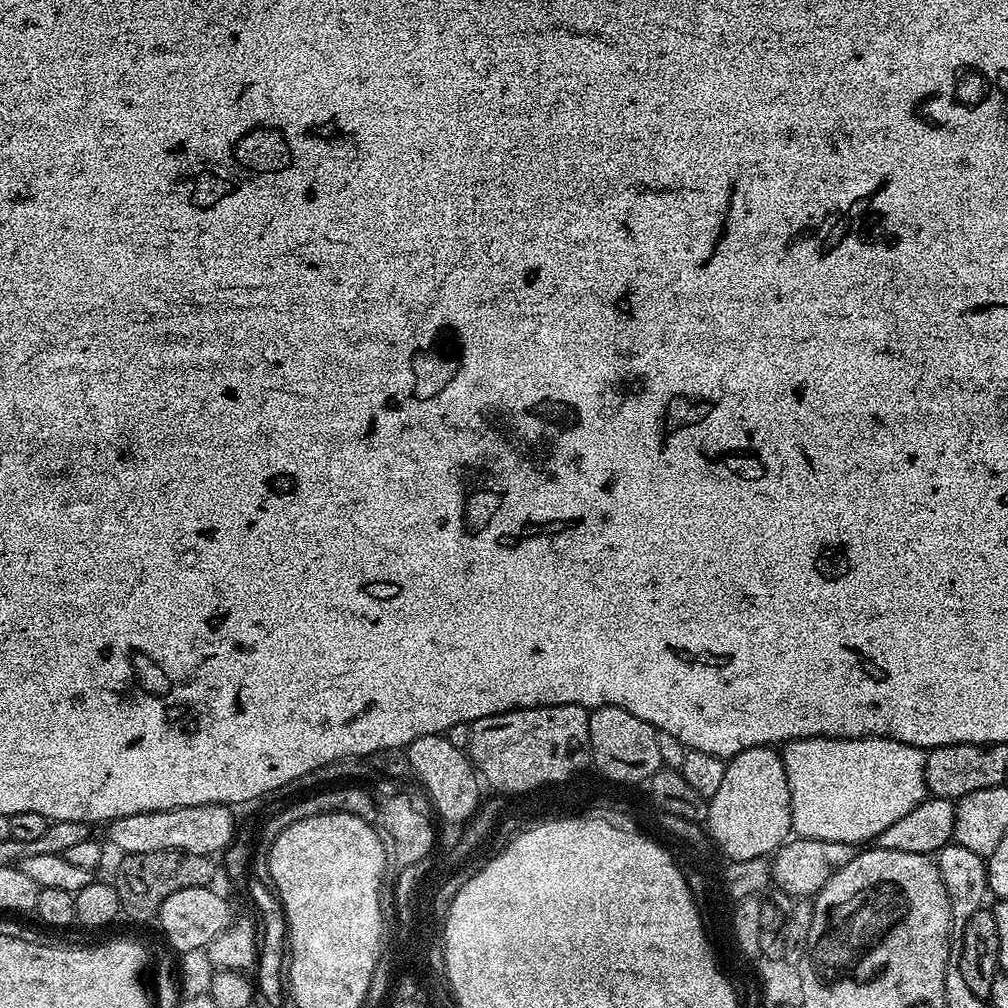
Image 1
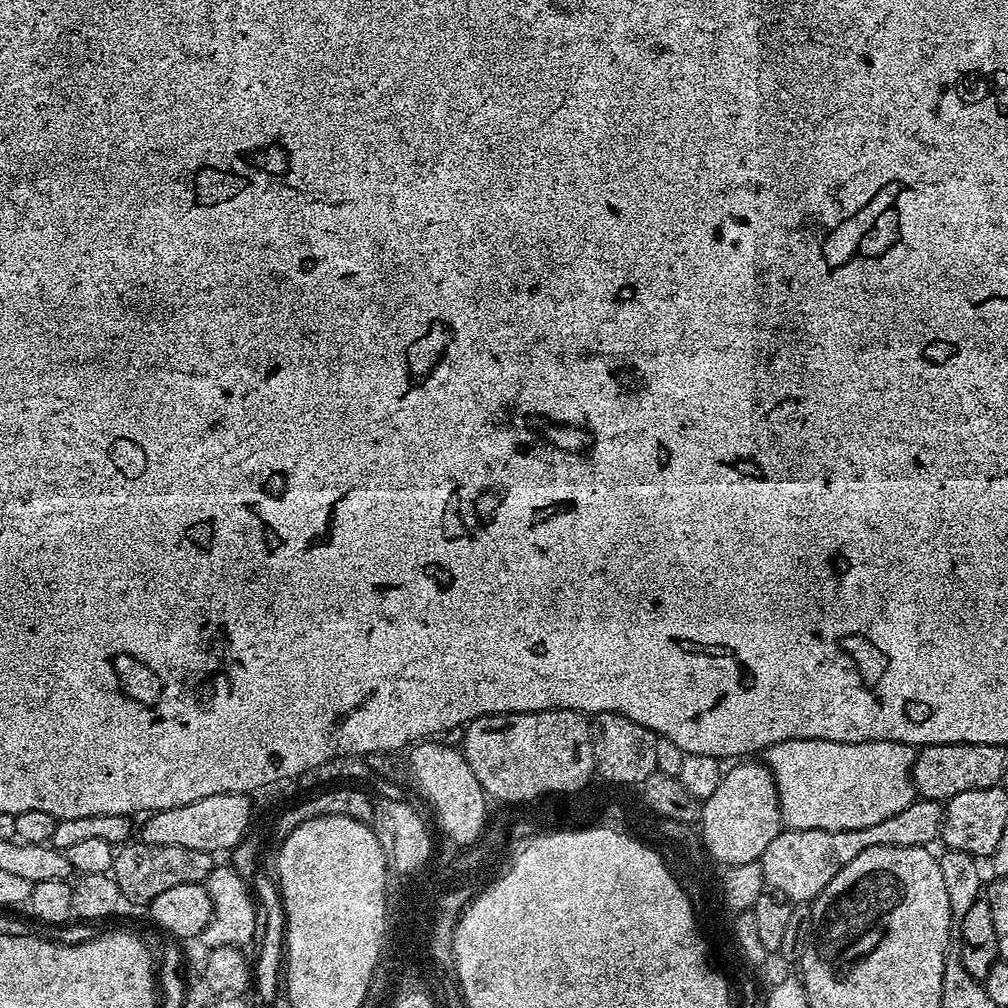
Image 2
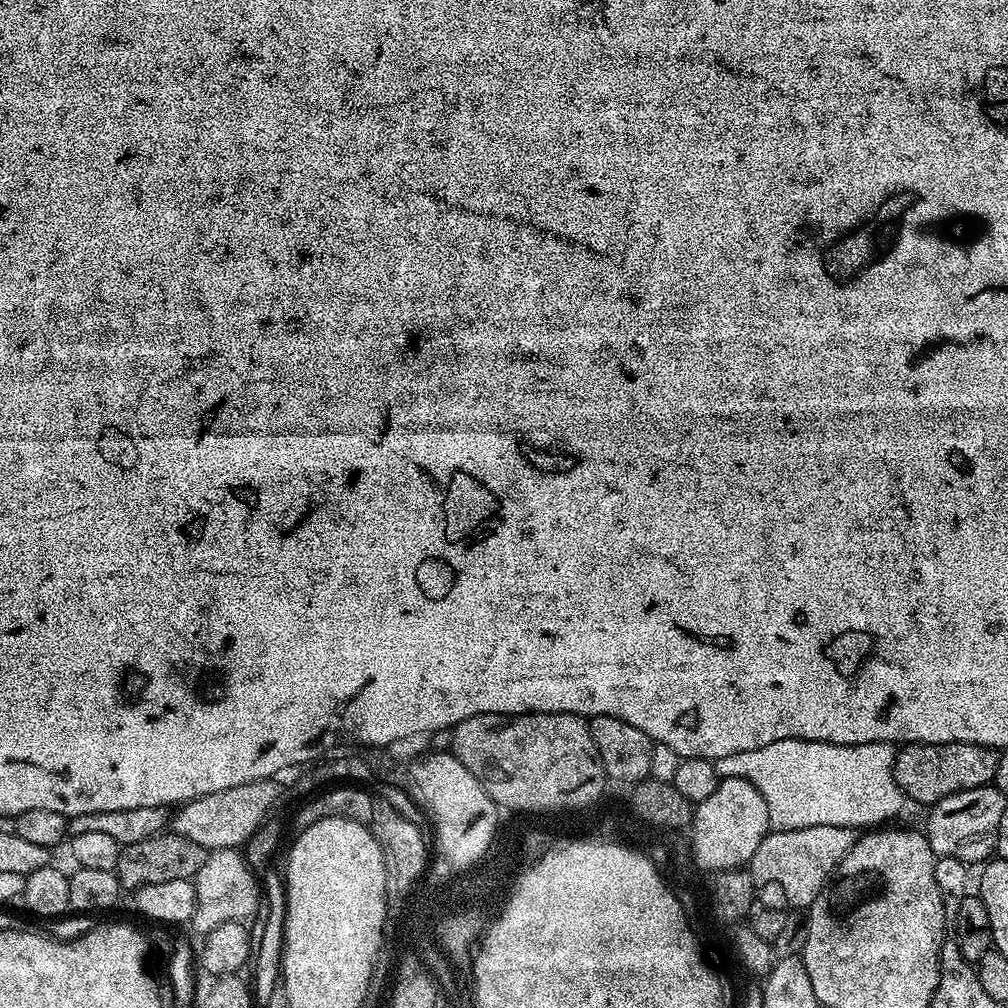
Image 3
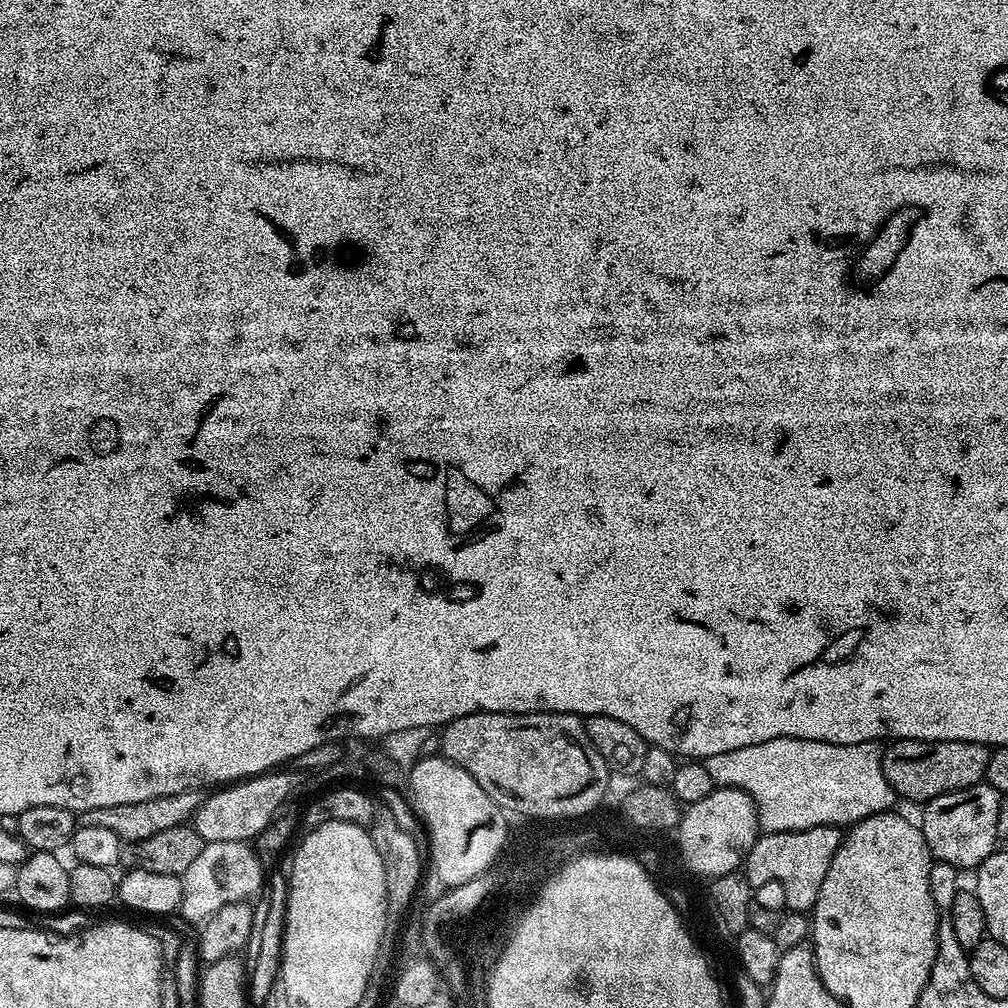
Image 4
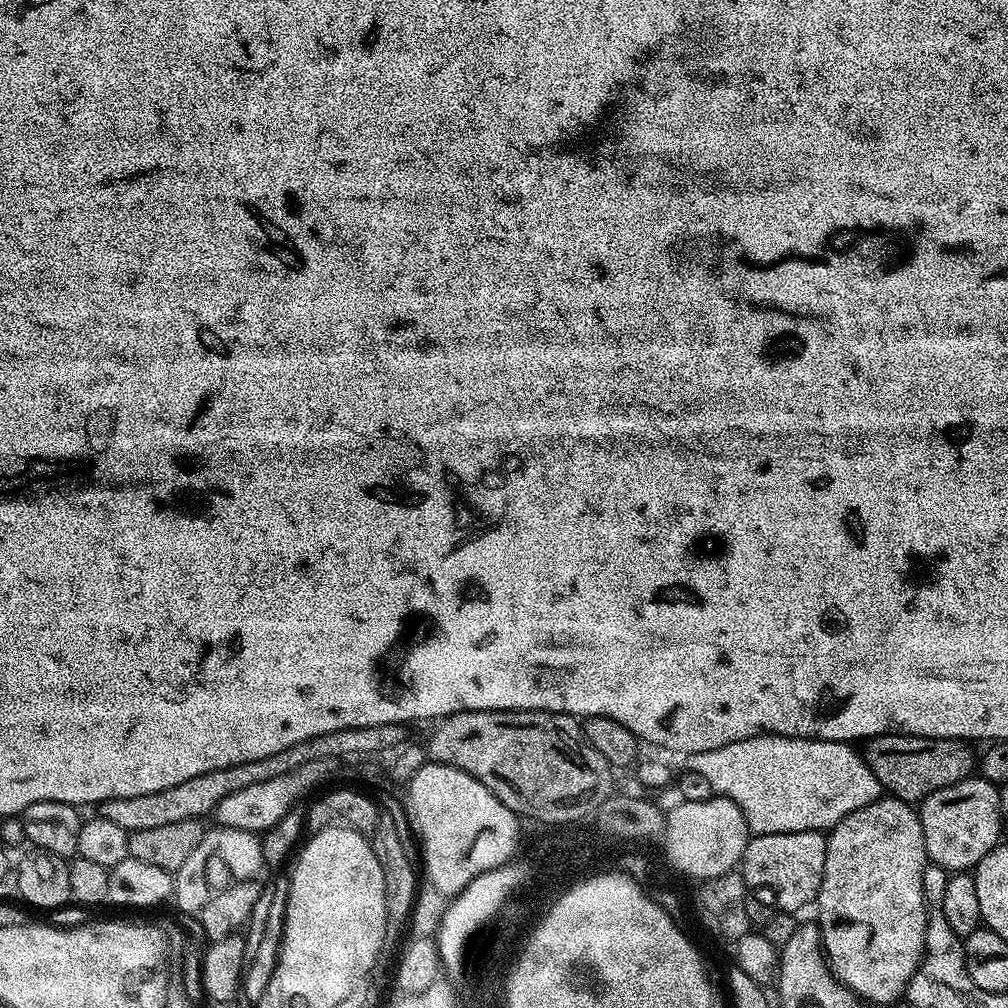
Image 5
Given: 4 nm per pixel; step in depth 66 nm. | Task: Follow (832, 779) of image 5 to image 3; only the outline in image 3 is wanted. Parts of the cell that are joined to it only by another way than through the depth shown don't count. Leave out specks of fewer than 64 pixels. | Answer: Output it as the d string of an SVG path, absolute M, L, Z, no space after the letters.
M813 740L770 742L758 750L742 750L742 754L726 754L714 761L723 778L742 778L750 782L766 798L769 825L777 832L810 826L842 826L872 830L887 825L906 805L904 791L894 778L897 749L891 744L831 744Z

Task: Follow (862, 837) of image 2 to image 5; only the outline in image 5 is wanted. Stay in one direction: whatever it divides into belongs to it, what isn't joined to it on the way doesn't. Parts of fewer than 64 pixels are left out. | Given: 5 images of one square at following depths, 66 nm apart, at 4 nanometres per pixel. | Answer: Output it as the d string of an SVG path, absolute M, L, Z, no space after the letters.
M791 832L790 834L766 834L765 836L752 836L746 850L742 854L738 871L742 879L748 884L749 889L773 888L776 891L774 904L781 912L799 913L799 908L804 908L815 901L818 890L822 886L822 874L826 870L826 846L828 838L824 832Z

